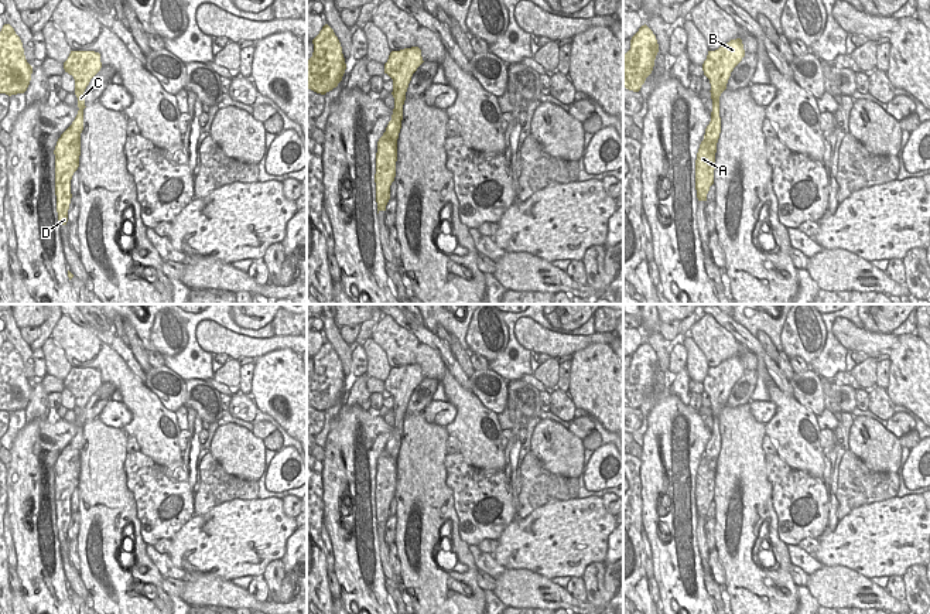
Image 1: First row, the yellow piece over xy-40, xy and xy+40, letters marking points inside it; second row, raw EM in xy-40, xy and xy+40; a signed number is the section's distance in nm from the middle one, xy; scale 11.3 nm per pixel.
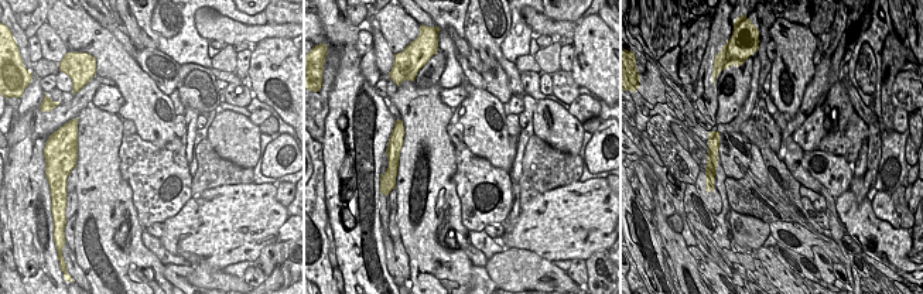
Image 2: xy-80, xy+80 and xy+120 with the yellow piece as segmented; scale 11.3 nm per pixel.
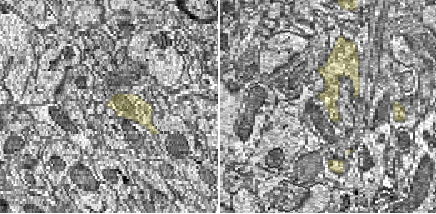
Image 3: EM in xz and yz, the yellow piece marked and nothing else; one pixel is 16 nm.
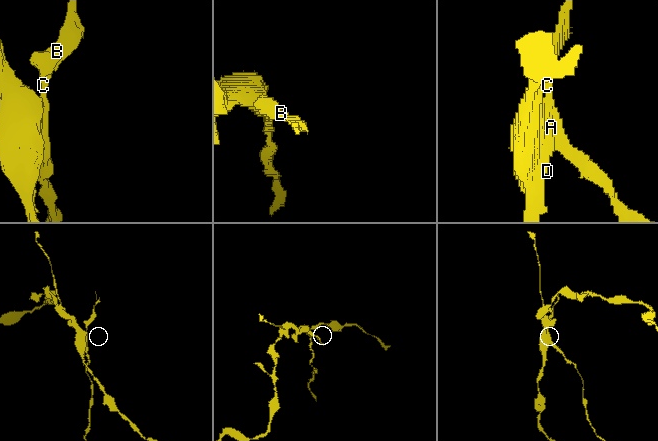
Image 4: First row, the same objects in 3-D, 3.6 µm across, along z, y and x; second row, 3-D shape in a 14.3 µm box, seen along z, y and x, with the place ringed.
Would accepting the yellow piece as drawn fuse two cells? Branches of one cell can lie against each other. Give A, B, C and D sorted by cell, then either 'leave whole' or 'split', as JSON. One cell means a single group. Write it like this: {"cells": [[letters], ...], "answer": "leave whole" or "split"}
{"cells": [["A", "D"], ["B", "C"]], "answer": "split"}

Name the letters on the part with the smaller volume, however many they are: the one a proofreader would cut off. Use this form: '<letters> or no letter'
B, C

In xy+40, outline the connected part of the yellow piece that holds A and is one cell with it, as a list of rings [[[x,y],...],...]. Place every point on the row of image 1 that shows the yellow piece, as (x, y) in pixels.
[[[705,140],[701,141],[695,160],[695,190],[698,201],[707,201],[710,187],[714,184],[714,175],[708,173],[710,149]]]

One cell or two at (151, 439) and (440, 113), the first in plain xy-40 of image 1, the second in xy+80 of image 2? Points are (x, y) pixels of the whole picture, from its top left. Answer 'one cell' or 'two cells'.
two cells

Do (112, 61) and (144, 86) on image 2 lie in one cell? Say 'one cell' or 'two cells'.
one cell

